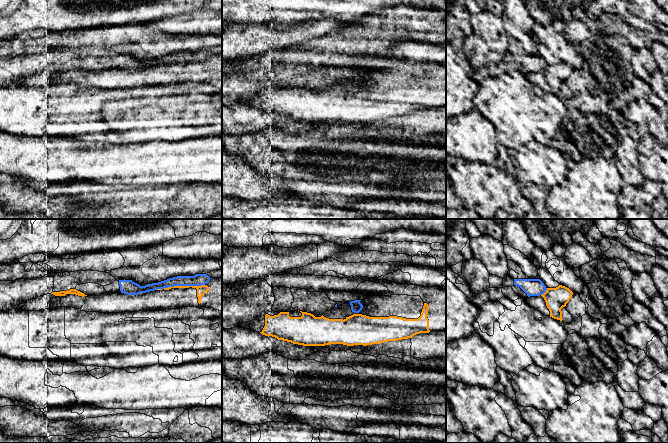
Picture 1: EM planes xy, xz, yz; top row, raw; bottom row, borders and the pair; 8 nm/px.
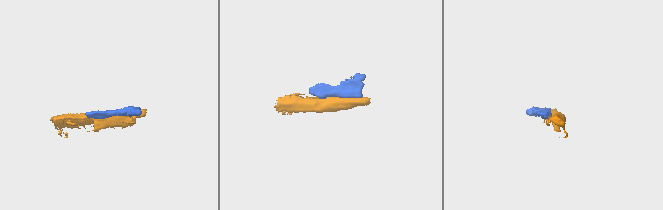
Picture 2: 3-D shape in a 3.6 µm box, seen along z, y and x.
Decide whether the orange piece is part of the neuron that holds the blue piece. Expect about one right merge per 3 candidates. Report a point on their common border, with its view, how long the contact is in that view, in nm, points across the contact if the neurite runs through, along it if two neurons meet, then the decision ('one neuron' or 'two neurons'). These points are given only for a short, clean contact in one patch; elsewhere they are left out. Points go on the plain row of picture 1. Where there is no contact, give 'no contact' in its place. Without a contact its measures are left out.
xy (183, 61) | 340 nm | two neurons

